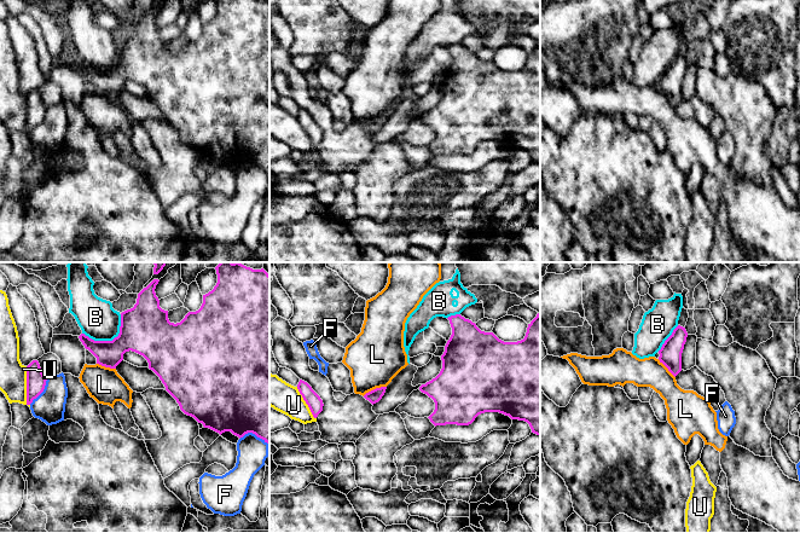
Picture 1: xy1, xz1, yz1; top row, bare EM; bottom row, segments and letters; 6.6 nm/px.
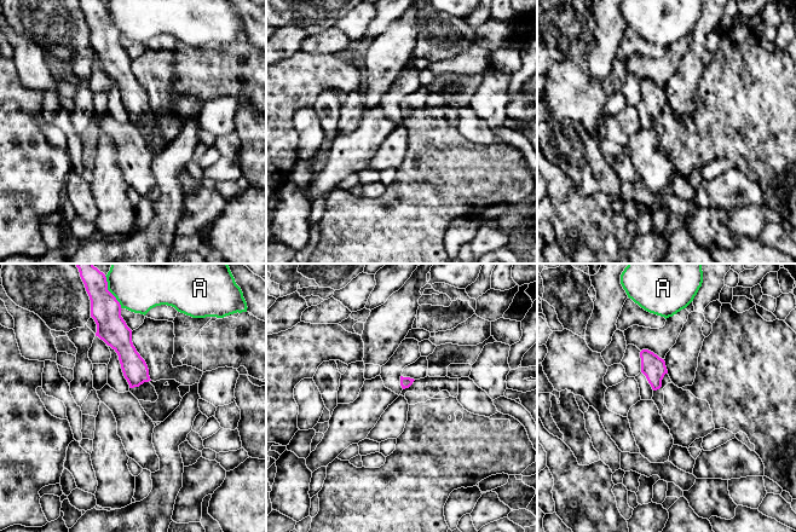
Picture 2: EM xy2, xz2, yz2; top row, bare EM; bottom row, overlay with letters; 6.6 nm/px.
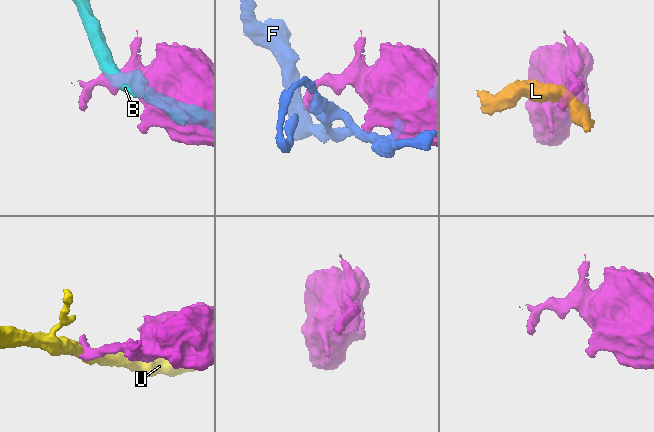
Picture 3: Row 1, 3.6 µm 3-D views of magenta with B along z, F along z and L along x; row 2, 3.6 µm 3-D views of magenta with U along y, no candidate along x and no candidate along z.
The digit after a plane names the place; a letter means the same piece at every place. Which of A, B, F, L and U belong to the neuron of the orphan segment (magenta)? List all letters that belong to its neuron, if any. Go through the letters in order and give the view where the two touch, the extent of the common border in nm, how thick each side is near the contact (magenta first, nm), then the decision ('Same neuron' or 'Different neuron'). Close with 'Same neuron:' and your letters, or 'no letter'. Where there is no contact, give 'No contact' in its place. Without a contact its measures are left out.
A: Touches magenta in xy2. Shared border 260 nm. Thickness 200 nm (magenta) against 280 nm. Different neuron
B: Touches magenta in xy1. Shared border 300 nm. Thickness 340 nm (magenta) against 260 nm. Different neuron
F: Touches magenta in xy1. Shared border 220 nm. Thickness 130 nm (magenta) against 200 nm. Different neuron
L: Touches magenta in xz1. Shared border 170 nm. Thickness 90 nm (magenta) against 360 nm. Different neuron
U: Touches magenta in xy1. Shared border 260 nm. Thickness 130 nm (magenta) against 180 nm. Different neuron
Same neuron: no letter

